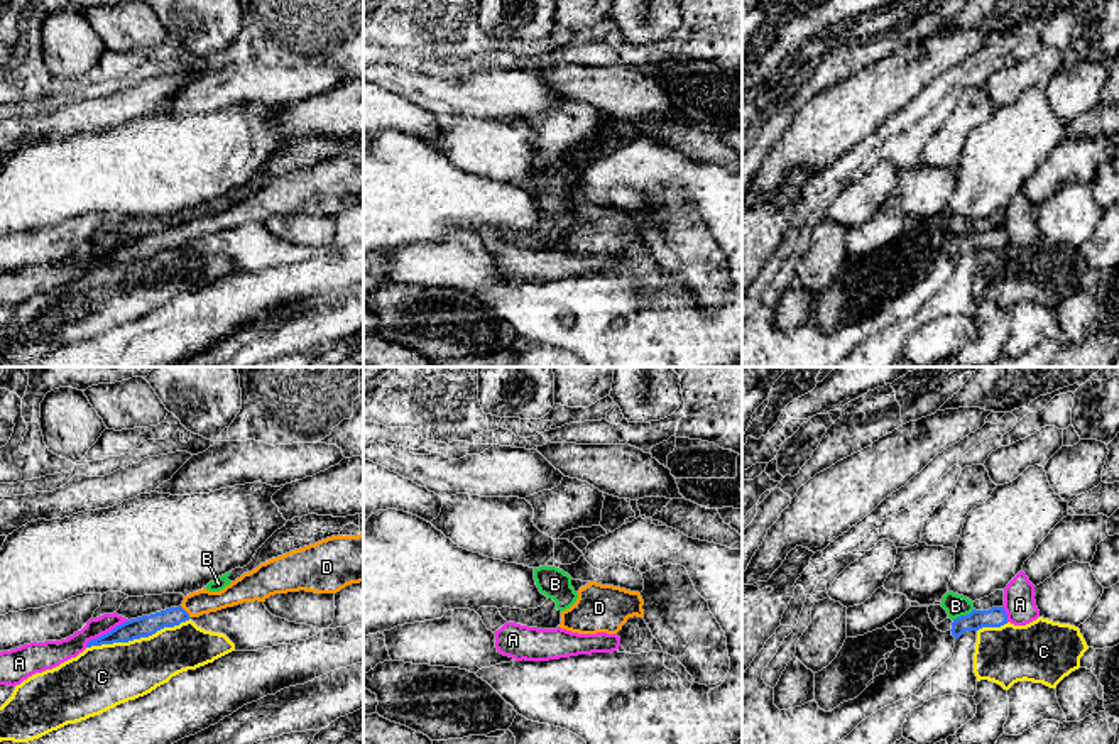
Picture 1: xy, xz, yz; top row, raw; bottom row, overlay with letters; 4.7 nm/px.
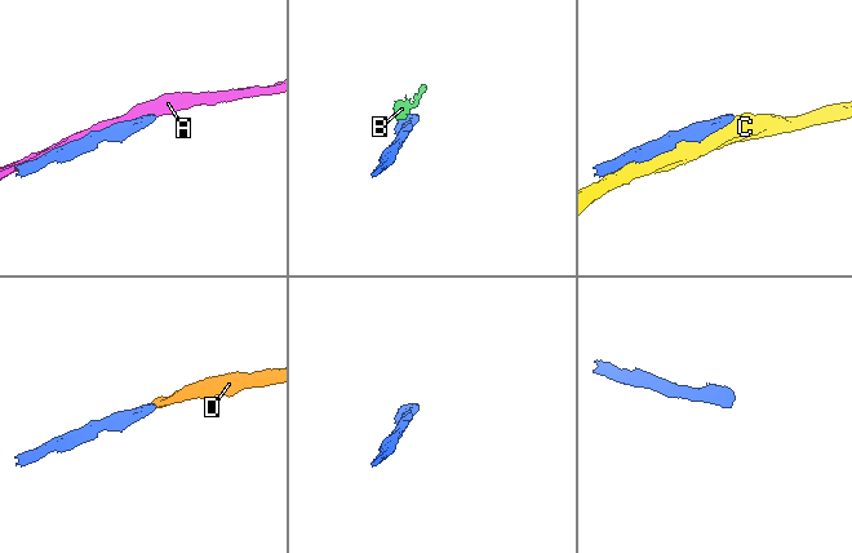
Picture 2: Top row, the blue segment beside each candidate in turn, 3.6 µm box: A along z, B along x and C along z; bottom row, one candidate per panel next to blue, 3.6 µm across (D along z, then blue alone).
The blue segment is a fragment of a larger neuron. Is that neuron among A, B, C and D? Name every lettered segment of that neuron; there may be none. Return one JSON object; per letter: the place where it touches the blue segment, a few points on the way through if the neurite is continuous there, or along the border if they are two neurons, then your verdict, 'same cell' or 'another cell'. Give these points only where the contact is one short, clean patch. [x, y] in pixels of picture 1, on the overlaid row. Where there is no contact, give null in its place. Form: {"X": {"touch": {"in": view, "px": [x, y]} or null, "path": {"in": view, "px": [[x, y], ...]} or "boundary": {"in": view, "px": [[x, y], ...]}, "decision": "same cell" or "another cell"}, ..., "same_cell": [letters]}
{"A": {"touch": {"in": "xy", "px": [107, 633]}, "decision": "another cell"}, "B": {"touch": {"in": "yz", "px": [962, 616]}, "boundary": {"in": "yz", "px": [[974, 609], [952, 619]]}, "decision": "another cell"}, "C": {"touch": {"in": "xy", "px": [137, 638]}, "decision": "another cell"}, "D": {"touch": {"in": "xy", "px": [186, 612]}, "path": {"in": "xy", "px": [[144, 626], [186, 612], [200, 602]]}, "decision": "same cell"}, "same_cell": ["D"]}

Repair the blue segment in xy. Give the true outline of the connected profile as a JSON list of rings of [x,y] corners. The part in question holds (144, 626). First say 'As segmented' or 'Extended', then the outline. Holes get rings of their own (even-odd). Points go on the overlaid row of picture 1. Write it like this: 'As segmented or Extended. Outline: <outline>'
Extended. Outline: [[[363,533],[358,536],[338,534],[260,563],[220,592],[203,588],[186,595],[179,607],[130,619],[88,641],[86,648],[149,637],[191,617],[243,602],[265,602],[276,594],[299,590],[336,594],[347,585],[360,582],[363,582]]]

